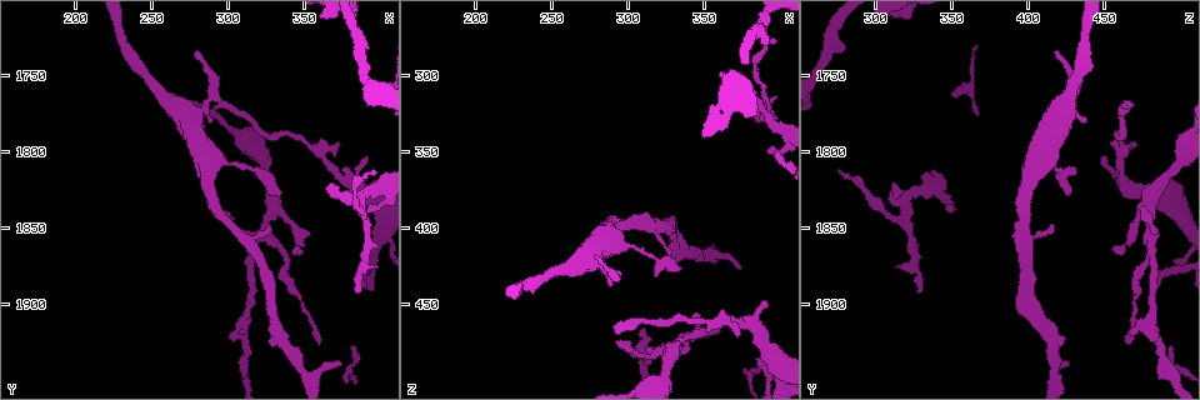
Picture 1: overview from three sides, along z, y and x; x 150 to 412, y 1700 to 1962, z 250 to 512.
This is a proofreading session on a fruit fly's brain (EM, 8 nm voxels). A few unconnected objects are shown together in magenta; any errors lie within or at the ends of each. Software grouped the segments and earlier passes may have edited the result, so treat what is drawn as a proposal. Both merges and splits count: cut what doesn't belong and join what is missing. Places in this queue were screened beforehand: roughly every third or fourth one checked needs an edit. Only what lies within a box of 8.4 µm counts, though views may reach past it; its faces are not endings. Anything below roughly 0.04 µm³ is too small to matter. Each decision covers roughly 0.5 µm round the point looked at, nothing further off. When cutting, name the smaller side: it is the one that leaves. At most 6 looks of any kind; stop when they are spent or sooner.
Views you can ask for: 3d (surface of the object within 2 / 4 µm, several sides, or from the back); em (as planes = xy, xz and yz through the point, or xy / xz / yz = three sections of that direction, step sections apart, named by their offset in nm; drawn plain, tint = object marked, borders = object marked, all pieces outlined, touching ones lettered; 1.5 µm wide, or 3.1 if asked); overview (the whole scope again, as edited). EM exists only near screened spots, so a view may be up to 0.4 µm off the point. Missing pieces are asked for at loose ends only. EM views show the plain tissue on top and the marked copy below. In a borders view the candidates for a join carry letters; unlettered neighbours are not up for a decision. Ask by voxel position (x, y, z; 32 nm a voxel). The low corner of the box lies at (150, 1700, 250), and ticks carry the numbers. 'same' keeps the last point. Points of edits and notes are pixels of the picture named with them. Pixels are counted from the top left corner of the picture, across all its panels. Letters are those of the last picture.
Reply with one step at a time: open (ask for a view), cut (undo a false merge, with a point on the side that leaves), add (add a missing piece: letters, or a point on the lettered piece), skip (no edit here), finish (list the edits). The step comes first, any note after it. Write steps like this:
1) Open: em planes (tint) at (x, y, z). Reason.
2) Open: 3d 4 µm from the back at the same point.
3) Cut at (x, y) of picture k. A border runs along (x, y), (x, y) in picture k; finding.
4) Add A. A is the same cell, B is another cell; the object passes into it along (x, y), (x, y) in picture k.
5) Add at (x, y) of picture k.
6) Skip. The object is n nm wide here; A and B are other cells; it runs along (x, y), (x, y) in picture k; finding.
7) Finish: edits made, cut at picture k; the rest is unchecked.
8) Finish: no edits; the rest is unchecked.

Open: 3d 2 µm from the back at (398, 1810, 278). An open end.

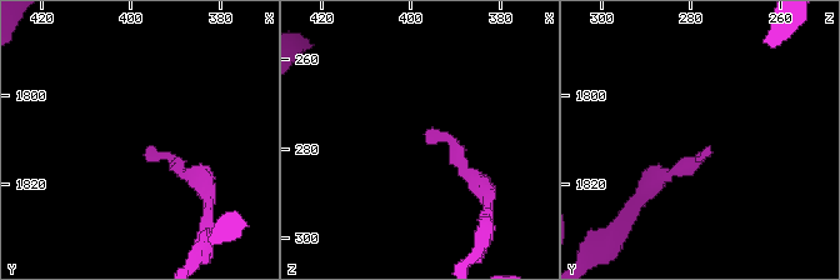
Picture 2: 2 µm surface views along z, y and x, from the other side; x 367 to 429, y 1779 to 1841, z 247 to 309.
Open: em xz step 4 (borders) at (397, 1812, 277). Shape alone is not enough.

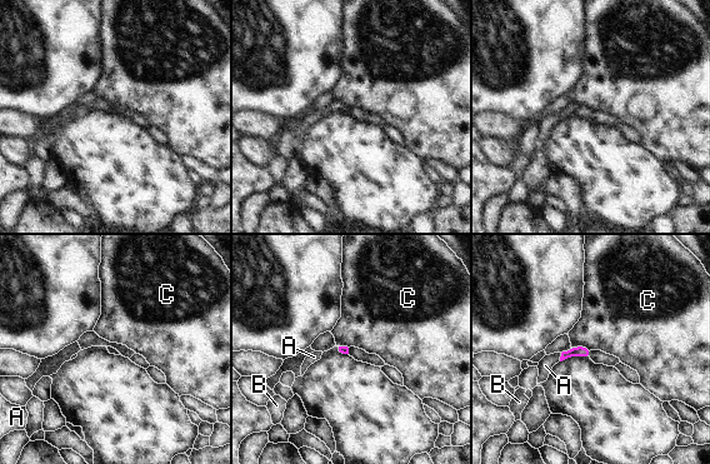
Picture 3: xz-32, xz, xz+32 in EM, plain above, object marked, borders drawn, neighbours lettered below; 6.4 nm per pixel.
Open: em planes (borders) at the same point.

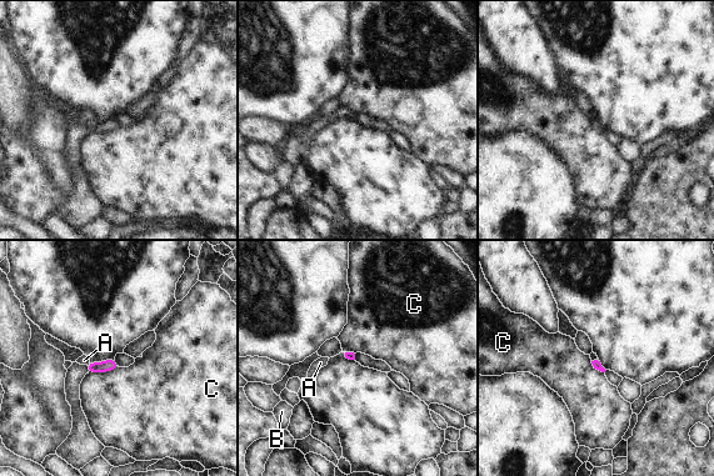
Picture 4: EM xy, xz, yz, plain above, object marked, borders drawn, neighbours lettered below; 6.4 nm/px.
Skip. The longest contact is with C, 200 nm; A, B and C are other cells; a border runs along (118, 366), (88, 374) in picture 4; none of them fits.

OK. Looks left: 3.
Open: 3d 4 µm at (278, 1732, 416). Free end.

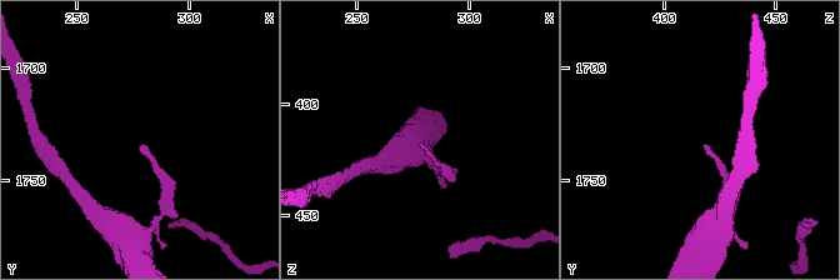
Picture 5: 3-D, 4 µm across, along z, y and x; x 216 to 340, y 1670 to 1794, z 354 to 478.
Open: em planes (borders) at (279, 1734, 417).

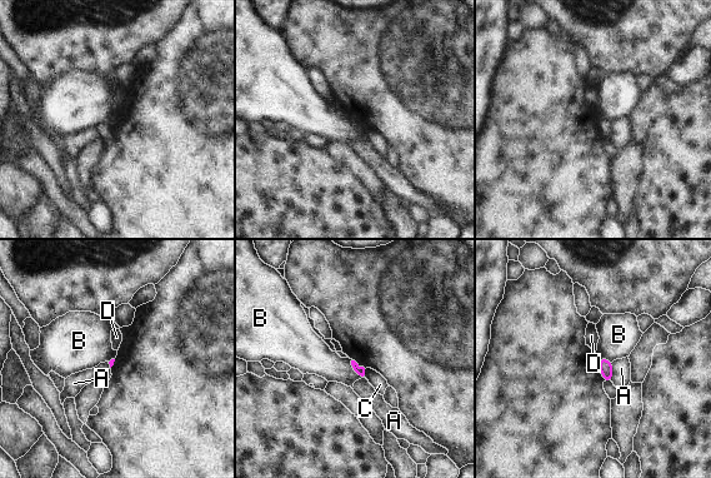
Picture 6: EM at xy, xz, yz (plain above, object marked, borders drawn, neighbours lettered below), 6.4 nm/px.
Skip. A, B, C and D are other cells; none of them fits.

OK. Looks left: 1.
Finish: no edits; the rest is unchecked.

